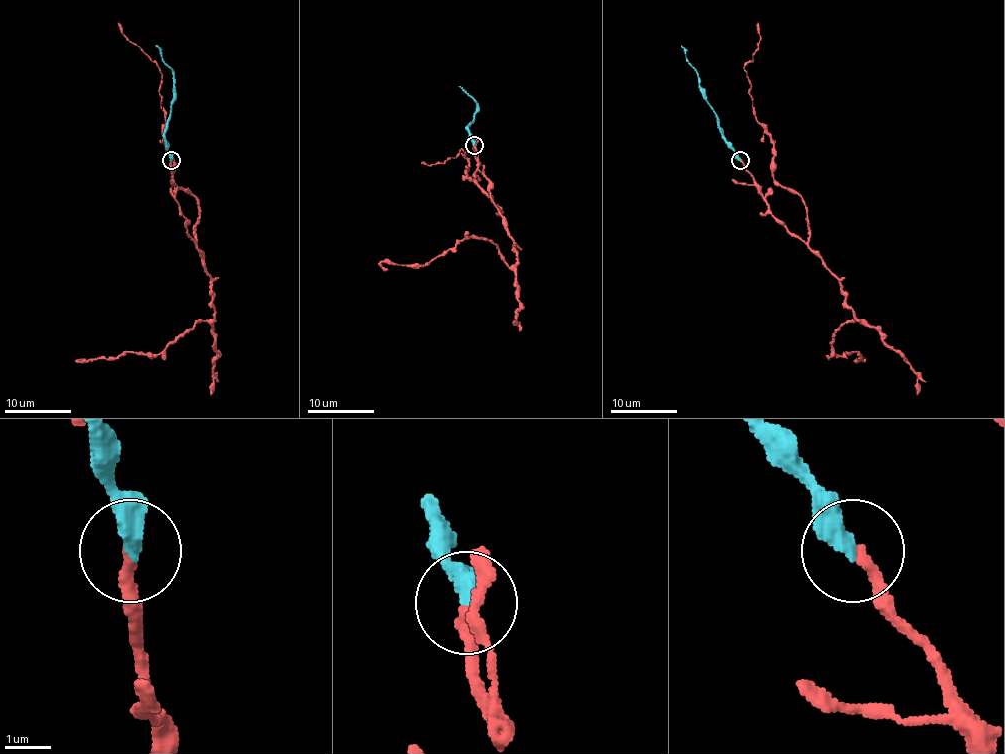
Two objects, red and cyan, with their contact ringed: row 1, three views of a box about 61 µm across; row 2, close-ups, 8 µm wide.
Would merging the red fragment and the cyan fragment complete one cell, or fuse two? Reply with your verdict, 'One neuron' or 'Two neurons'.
One neuron

